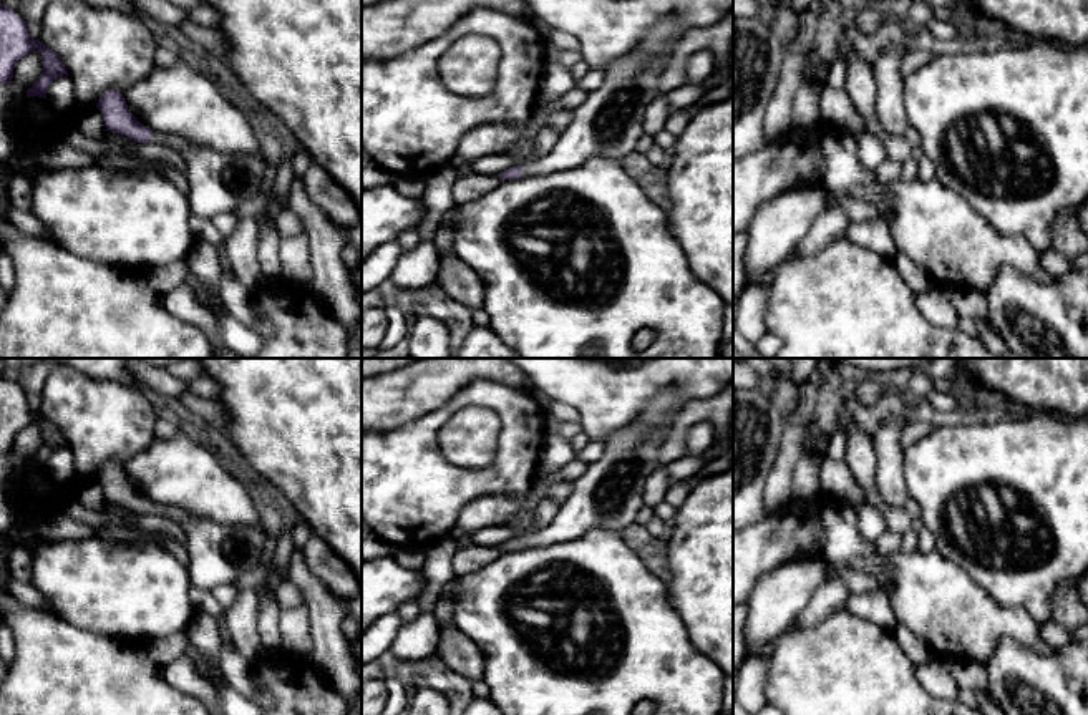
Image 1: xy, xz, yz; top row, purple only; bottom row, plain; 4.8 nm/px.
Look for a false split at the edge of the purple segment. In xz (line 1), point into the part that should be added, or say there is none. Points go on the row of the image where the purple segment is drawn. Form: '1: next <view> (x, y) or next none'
1: next xz (607, 125)

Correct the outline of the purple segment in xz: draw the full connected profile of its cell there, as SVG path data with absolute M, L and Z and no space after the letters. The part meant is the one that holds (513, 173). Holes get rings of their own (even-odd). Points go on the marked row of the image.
M680 18L658 20L642 43L609 61L604 85L572 109L572 119L546 156L501 171L503 179L567 171L592 158L622 163L644 134L642 121L648 103L657 98L658 80L667 70L677 41L683 36Z

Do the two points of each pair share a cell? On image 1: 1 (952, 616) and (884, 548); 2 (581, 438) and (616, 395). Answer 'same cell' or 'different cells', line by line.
1: different cells
2: different cells

